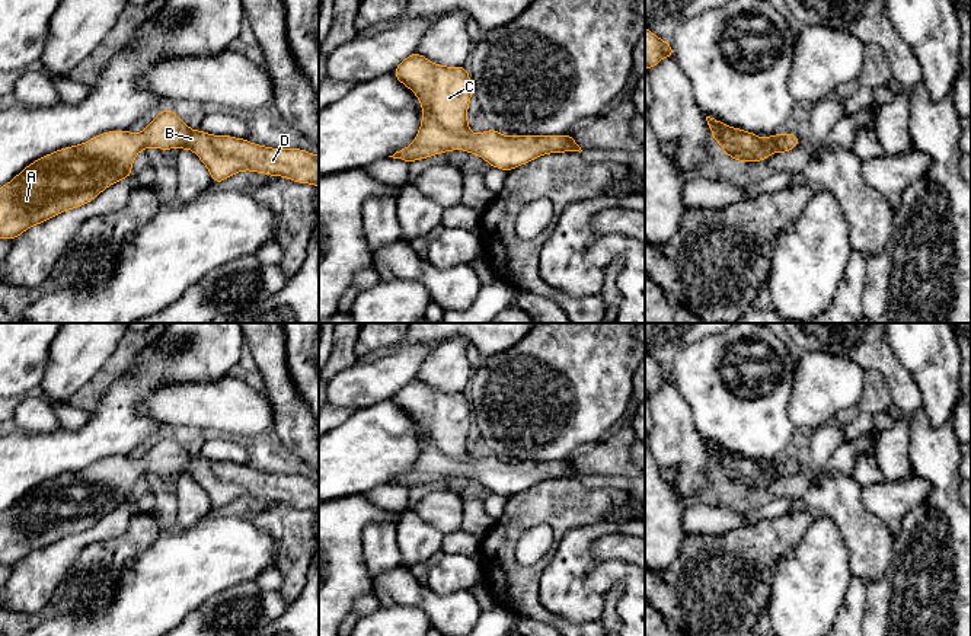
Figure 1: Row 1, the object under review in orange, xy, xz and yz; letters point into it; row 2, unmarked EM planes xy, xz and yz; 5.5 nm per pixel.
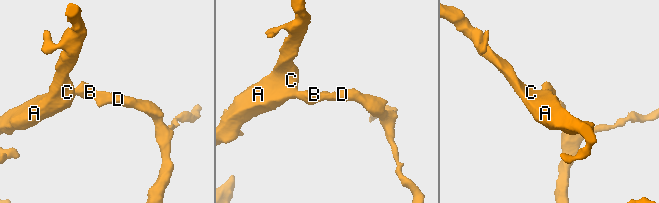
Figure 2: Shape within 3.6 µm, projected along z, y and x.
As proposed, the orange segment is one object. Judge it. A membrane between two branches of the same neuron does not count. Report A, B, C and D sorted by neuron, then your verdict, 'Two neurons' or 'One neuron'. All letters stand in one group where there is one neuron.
Groups: A B C D. One neuron

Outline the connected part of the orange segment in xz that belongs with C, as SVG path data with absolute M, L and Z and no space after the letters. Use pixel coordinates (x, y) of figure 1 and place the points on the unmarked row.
M413 378L393 400L418 422L424 444L415 467L389 483L412 489L451 476L466 476L480 482L491 493L510 498L543 480L582 477L572 460L501 461L495 454L472 460L467 448L472 410L466 393L438 391Z

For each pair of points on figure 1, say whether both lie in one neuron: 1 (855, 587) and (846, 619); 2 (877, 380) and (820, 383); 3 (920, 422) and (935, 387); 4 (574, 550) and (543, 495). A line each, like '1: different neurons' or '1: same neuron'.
1: same neuron
2: different neurons
3: different neurons
4: different neurons

